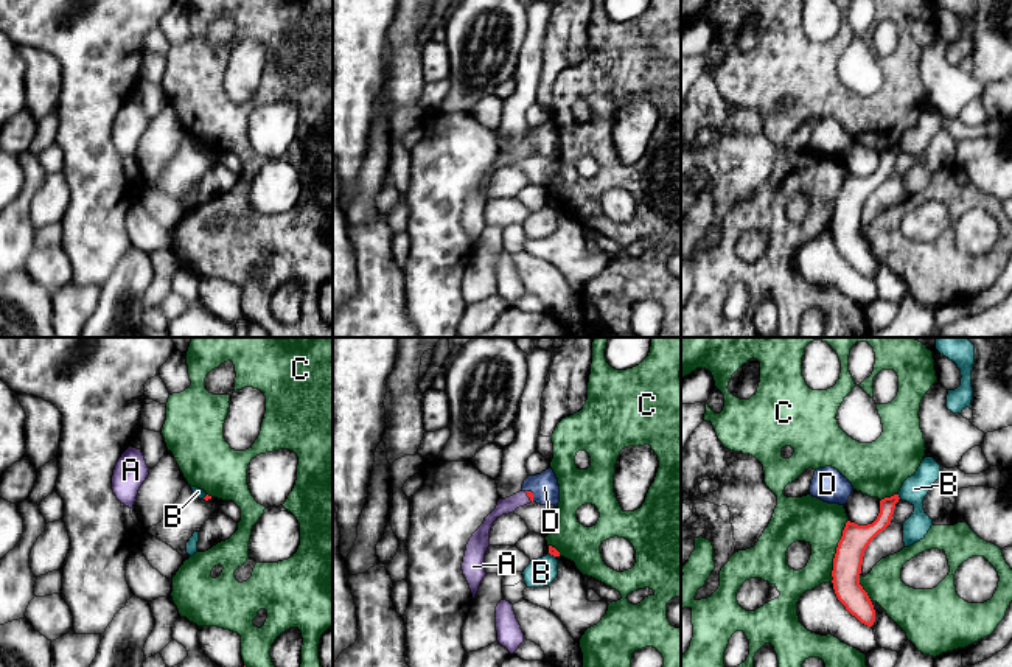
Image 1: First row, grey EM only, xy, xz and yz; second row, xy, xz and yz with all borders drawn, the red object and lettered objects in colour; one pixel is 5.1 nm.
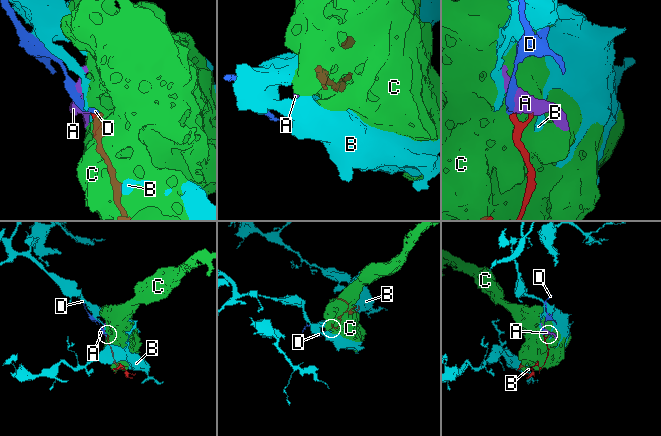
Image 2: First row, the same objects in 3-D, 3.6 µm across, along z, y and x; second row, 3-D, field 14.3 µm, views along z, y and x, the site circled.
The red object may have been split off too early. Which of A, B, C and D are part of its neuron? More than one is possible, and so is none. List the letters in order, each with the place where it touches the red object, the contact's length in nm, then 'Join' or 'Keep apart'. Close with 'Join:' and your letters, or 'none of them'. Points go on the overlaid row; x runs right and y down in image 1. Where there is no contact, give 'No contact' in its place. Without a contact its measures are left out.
A: Touches red at xz (527, 495). Shared border 70 nm. Join
B: Touches red at yz (897, 496). Shared border 30 nm. Keep apart
C: Touches red at yz (837, 551). Shared border 340 nm. Keep apart
D: Touches red at xz (532, 495). Shared border 80 nm. Keep apart
Join: A

